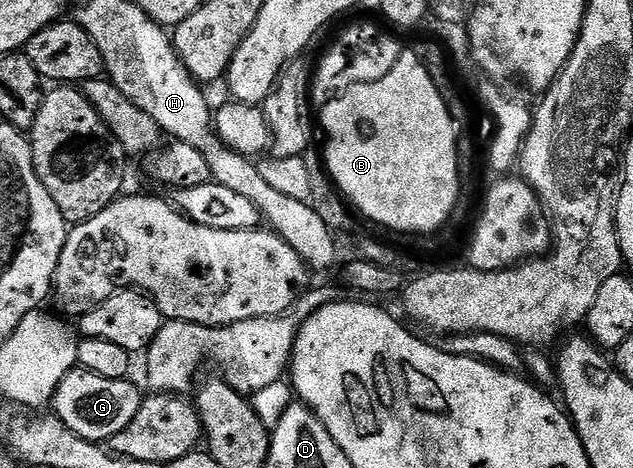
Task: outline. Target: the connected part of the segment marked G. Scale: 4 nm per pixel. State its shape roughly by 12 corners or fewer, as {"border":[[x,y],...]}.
{"border":[[75,367],[53,412],[85,441],[124,431],[144,393]]}

